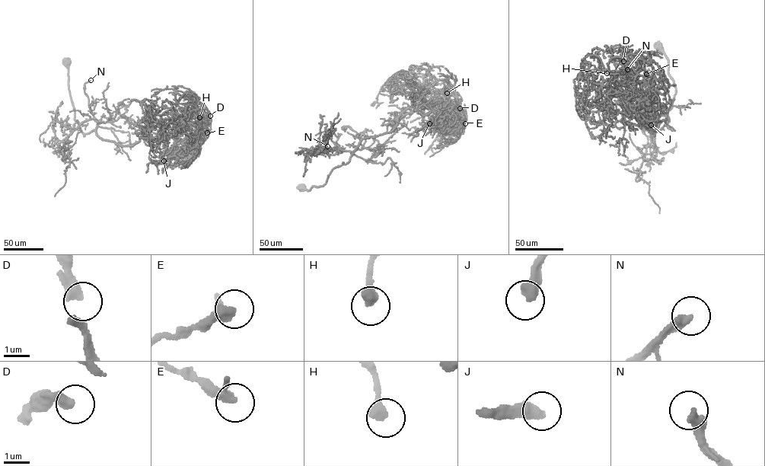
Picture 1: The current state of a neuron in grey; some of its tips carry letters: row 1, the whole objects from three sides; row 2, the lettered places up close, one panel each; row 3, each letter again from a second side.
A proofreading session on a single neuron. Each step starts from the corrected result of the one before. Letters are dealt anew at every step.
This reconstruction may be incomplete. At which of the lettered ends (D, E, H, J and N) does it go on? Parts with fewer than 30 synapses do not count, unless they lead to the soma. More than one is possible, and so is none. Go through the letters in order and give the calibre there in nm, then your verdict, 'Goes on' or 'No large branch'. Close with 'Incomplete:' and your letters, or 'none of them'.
D: Thickness 420 nm. No large branch
E: Thickness 280 nm. No large branch
H: Thickness 400 nm. No large branch
J: Thickness 480 nm. Goes on
N: Thickness 320 nm. Goes on
Incomplete: J, N

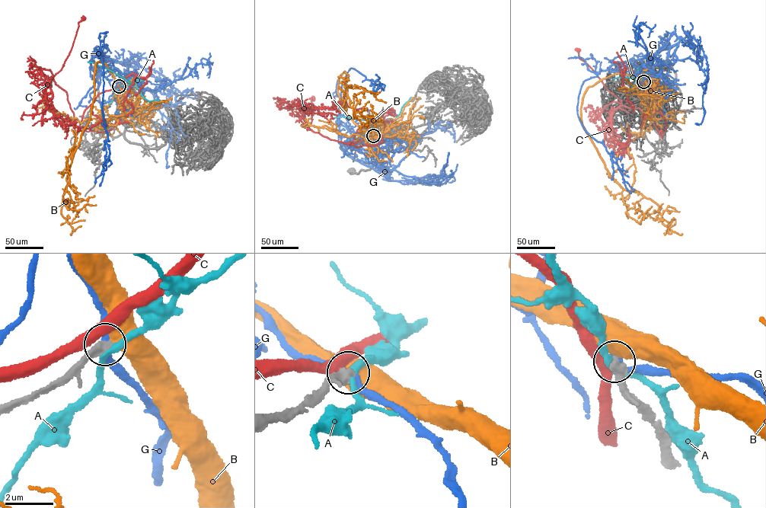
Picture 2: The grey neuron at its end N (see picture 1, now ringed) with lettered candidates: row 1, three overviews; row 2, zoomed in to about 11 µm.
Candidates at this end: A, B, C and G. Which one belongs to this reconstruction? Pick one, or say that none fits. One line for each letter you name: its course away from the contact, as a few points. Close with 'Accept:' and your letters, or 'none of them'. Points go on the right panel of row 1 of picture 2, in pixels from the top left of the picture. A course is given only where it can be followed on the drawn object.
Accept: none of them

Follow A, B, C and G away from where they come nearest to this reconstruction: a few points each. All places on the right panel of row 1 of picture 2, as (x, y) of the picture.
A: (643, 81), (638, 68), (633, 77), (613, 79)
B: (643, 81), (619, 73), (590, 86), (581, 122), (611, 176), (655, 202), (669, 227), (652, 220)
C: (643, 81), (662, 138), (640, 109), (623, 105), (606, 88), (579, 58), (578, 50)
G: (643, 81), (631, 60), (677, 44), (678, 59), (688, 57), (707, 72), (703, 118), (695, 123)

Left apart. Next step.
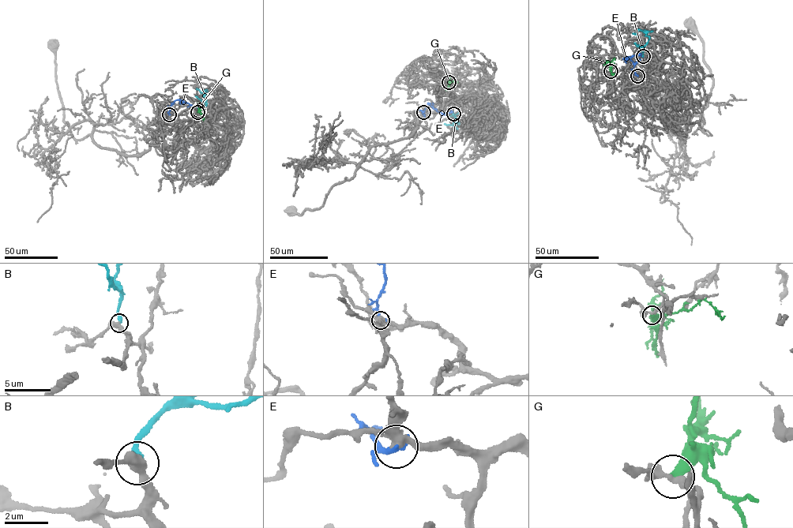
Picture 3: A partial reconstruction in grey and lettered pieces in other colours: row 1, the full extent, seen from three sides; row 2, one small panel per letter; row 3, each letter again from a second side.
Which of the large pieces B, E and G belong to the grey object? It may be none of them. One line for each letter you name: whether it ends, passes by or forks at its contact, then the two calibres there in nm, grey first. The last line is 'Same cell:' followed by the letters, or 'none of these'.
B: it ends | 400/320 nm
Same cell: B

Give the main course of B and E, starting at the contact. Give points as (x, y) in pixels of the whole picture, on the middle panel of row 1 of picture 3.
B: (453, 114), (459, 124), (453, 123), (452, 110)
E: (423, 112), (422, 110), (424, 111), (428, 104), (444, 114), (450, 110)

